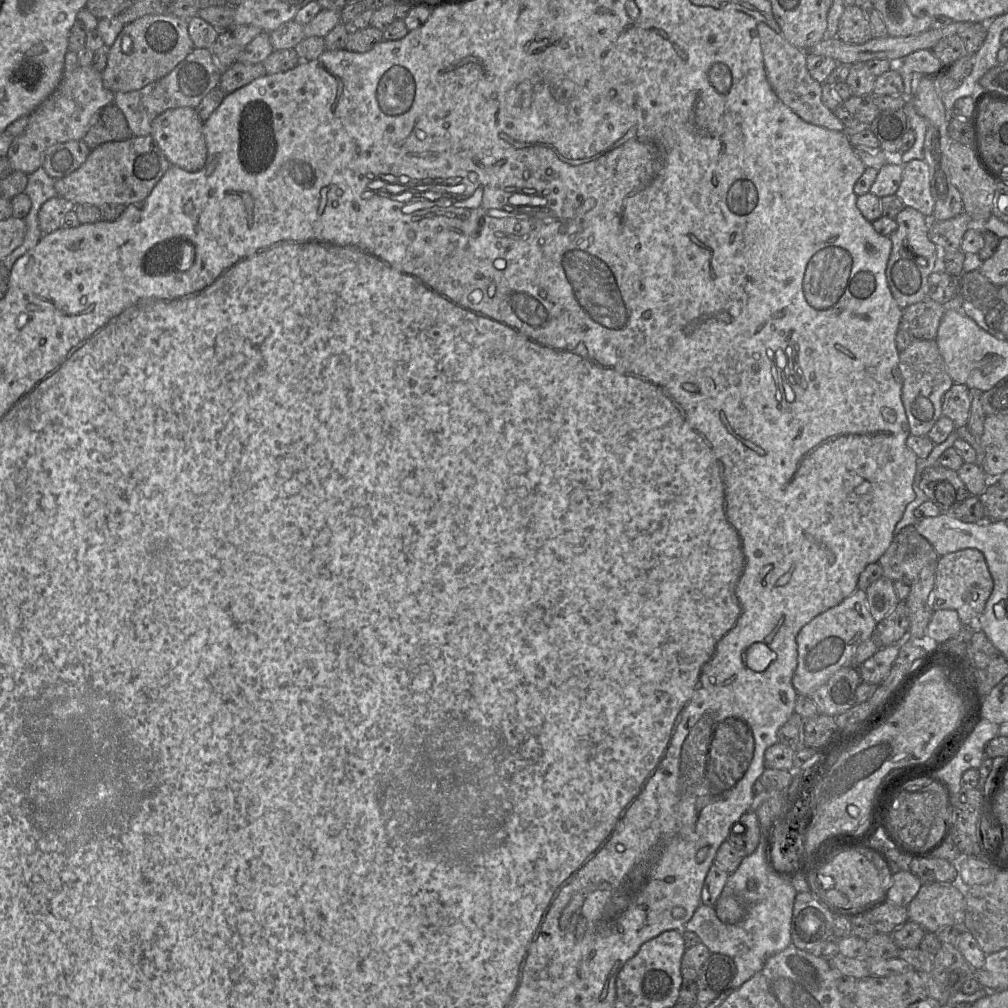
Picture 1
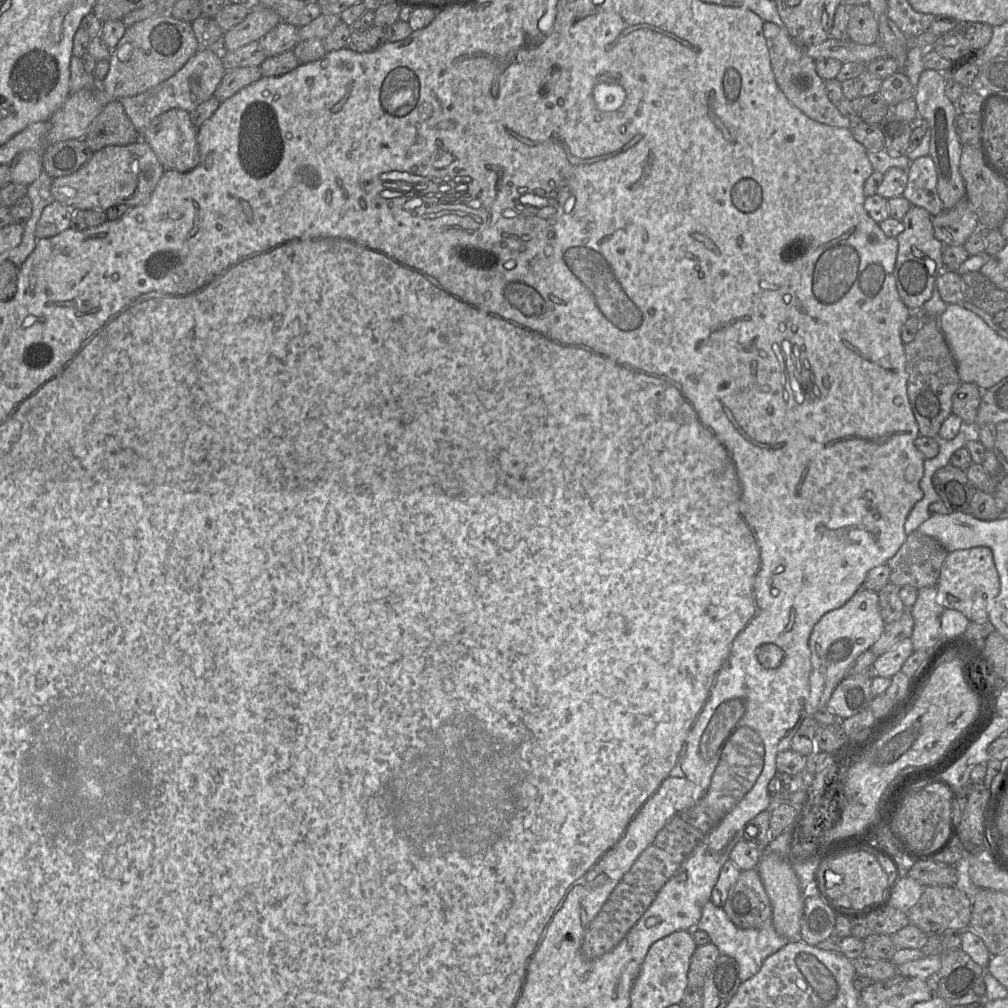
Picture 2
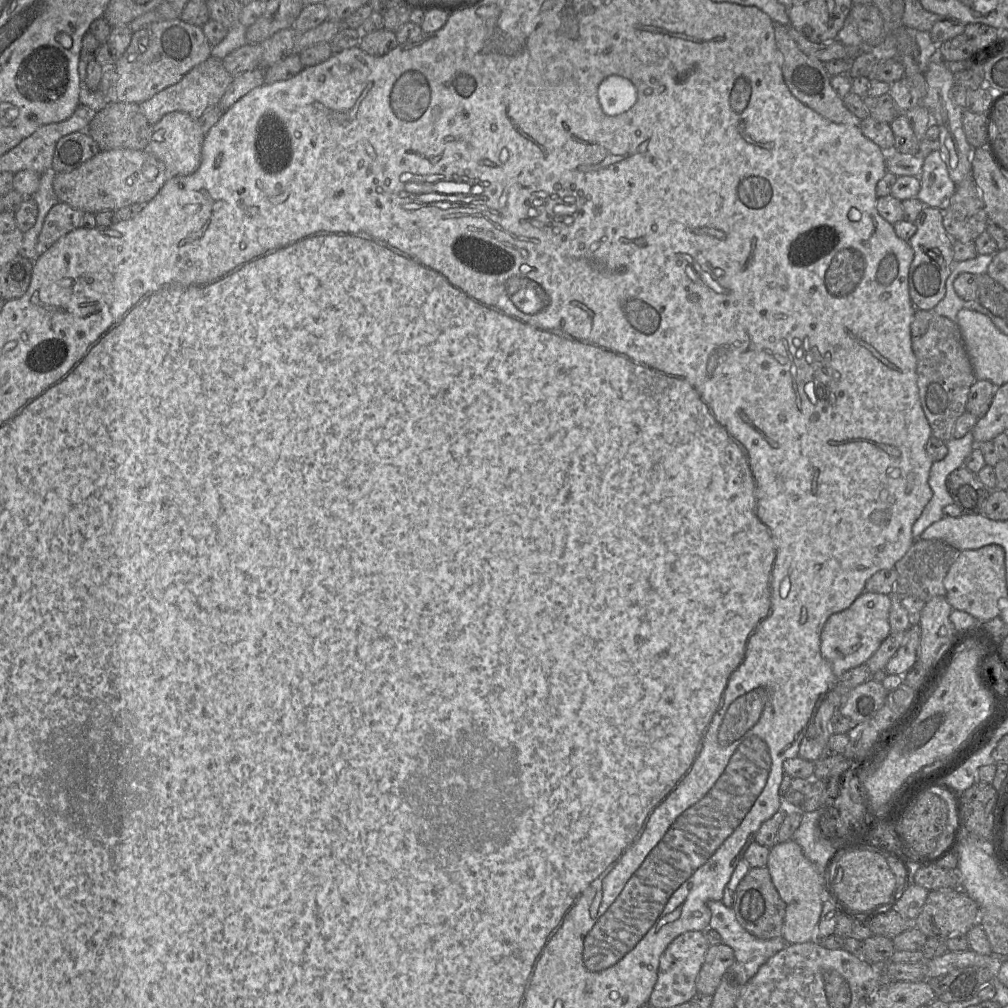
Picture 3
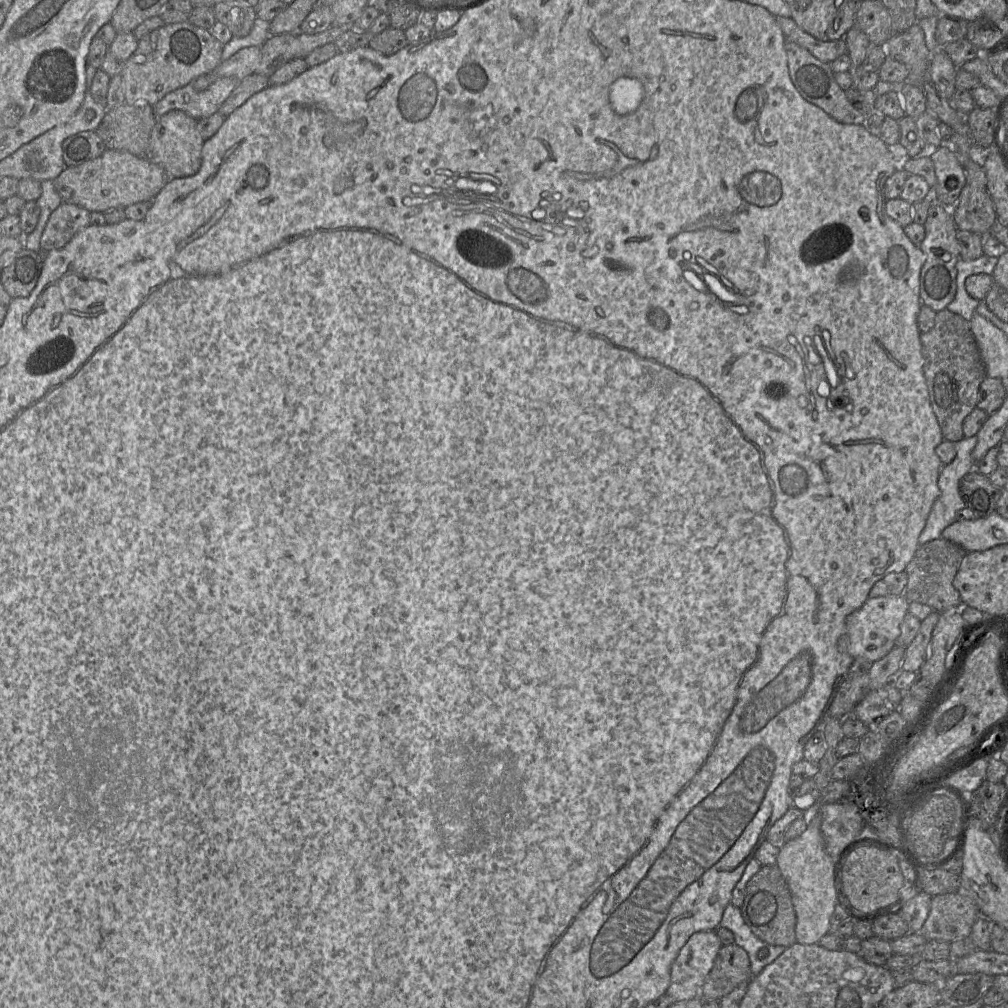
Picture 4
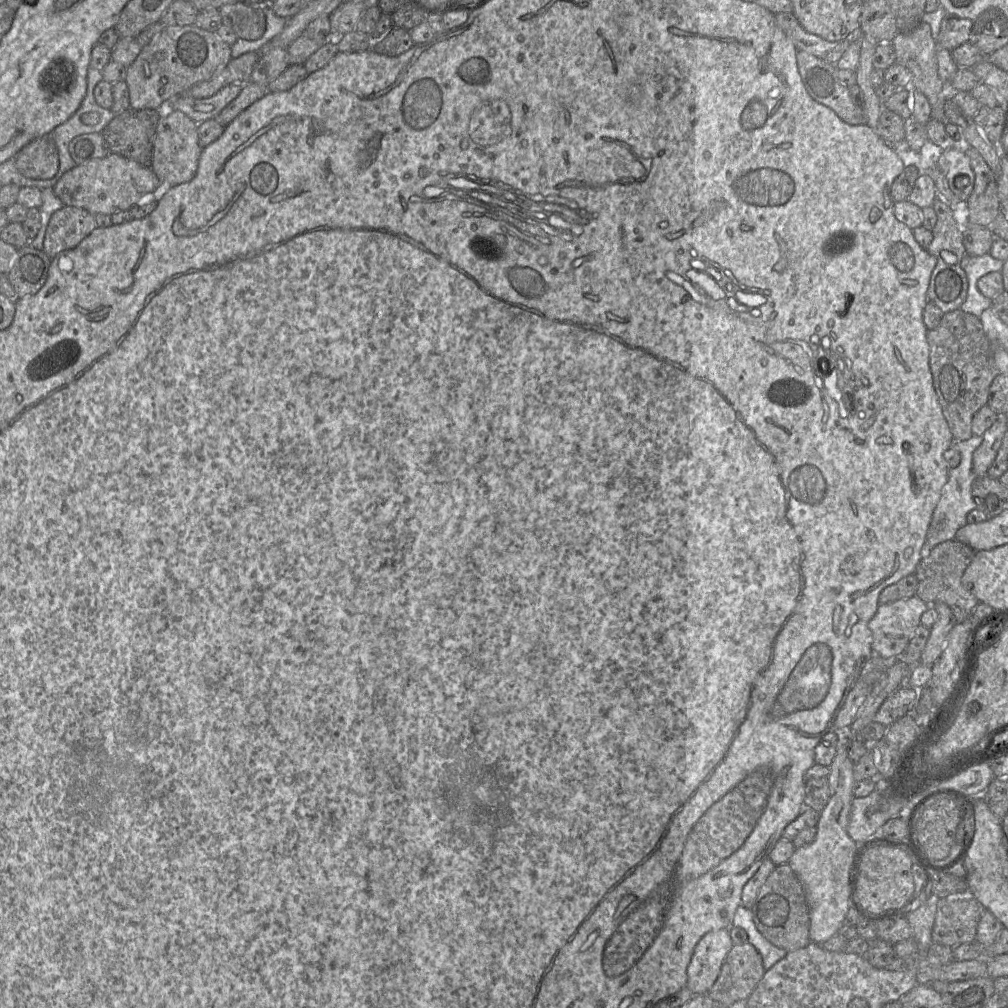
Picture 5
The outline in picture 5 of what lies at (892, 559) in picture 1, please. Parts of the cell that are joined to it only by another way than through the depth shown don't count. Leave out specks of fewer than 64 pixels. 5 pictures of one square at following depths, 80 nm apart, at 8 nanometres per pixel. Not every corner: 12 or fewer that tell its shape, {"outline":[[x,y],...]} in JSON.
{"outline":[[955,539],[936,545],[914,574],[915,595],[947,604],[957,623],[979,601],[962,576],[976,552]]}

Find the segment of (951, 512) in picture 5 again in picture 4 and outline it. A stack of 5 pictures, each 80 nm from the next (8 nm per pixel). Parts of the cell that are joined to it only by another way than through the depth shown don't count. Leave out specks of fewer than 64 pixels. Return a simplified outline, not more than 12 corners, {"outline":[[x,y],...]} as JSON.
{"outline":[[977,436],[954,442],[919,545],[941,538],[965,507],[961,479],[974,469]]}

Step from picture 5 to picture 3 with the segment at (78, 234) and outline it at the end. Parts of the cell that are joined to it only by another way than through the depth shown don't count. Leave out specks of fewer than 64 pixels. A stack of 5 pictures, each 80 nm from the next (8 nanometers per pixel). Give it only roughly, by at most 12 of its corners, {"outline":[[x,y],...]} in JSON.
{"outline":[[63,202],[49,210],[40,251],[80,228],[83,213]]}

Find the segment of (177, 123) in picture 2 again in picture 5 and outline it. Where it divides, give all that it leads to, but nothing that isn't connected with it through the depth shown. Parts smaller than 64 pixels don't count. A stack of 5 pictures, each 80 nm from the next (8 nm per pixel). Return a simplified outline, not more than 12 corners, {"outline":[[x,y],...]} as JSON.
{"outline":[[167,110],[151,169],[164,186],[188,182],[202,150],[198,124]]}

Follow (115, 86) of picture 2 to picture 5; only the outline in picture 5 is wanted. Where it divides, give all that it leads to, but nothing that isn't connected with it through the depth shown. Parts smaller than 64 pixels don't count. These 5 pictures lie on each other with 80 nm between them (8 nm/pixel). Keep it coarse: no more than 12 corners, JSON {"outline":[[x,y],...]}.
{"outline":[[165,27],[127,67],[133,109],[160,109],[212,78],[231,46]]}

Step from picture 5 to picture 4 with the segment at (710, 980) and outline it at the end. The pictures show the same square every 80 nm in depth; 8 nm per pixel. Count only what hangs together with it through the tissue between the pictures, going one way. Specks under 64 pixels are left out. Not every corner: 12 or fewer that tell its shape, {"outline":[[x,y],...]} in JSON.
{"outline":[[692,934],[671,966],[665,994],[699,997],[721,947]]}

